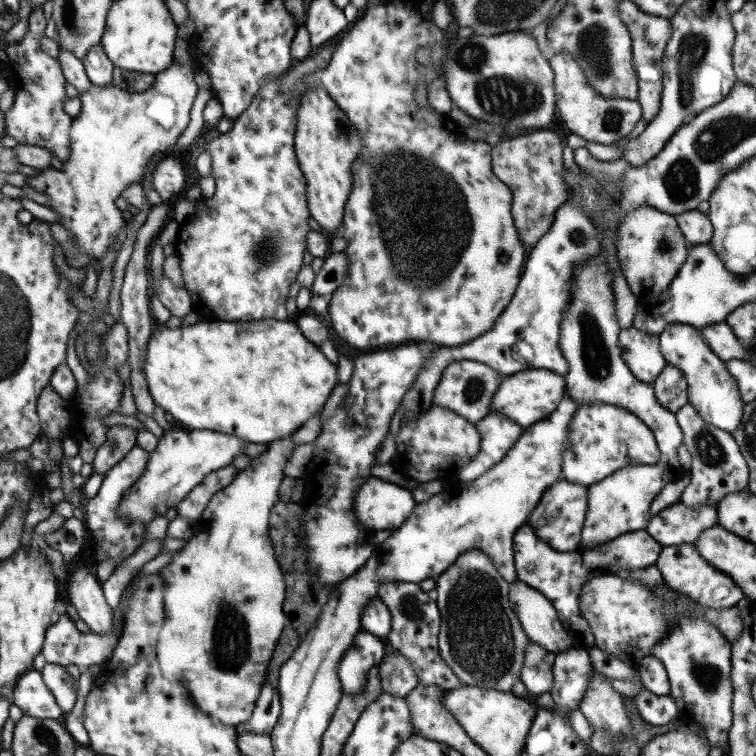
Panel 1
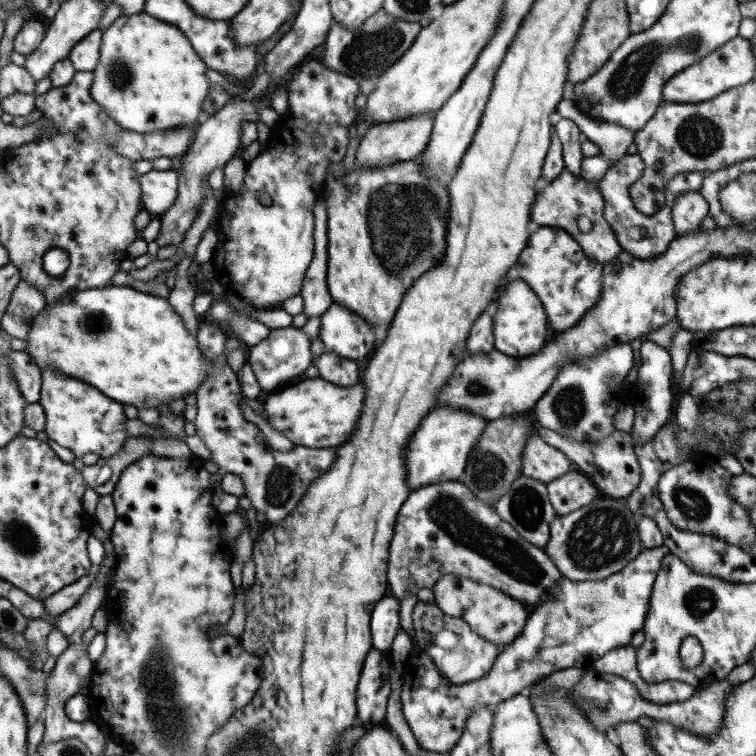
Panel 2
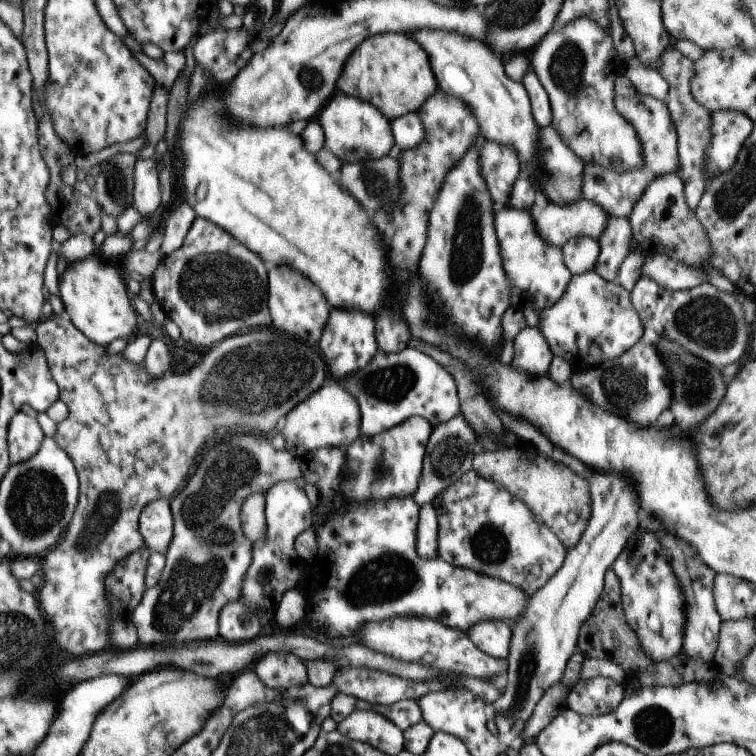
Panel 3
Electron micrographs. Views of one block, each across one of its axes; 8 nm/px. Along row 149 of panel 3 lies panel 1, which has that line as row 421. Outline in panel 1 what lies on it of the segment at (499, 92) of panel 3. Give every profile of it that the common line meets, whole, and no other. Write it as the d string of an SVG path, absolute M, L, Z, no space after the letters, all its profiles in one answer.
M544 369L527 370L527 372L514 372L501 378L495 394L491 396L489 411L503 414L505 418L513 420L522 428L532 426L534 422L546 417L555 410L563 391L566 391L563 376Z

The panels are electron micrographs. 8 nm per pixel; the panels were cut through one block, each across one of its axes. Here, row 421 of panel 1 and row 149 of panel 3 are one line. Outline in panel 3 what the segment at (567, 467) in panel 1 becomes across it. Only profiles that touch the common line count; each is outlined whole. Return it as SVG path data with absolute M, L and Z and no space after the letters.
M577 18L565 24L565 28L553 24L529 52L530 68L535 72L539 84L545 90L551 109L551 128L567 143L567 148L583 164L596 164L616 171L635 170L643 164L641 144L635 130L627 120L619 116L614 106L614 80L622 73L623 60L617 55L612 38L603 32L591 18Z

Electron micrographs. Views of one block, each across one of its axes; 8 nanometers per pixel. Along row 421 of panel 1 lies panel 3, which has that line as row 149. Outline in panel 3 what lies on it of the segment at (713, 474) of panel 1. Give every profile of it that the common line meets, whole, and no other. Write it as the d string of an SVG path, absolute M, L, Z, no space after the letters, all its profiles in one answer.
M670 44L663 50L663 54L659 54L659 60L651 66L653 70L658 70L661 74L661 78L667 82L667 100L665 100L665 106L669 111L671 122L676 130L676 142L677 142L677 158L679 158L679 170L676 172L682 182L683 196L689 210L695 210L697 203L699 202L701 193L706 185L707 176L703 168L705 168L705 148L709 146L711 142L711 111L707 108L703 108L690 92L691 78L693 78L693 61L689 60L686 56L683 56L673 44Z

